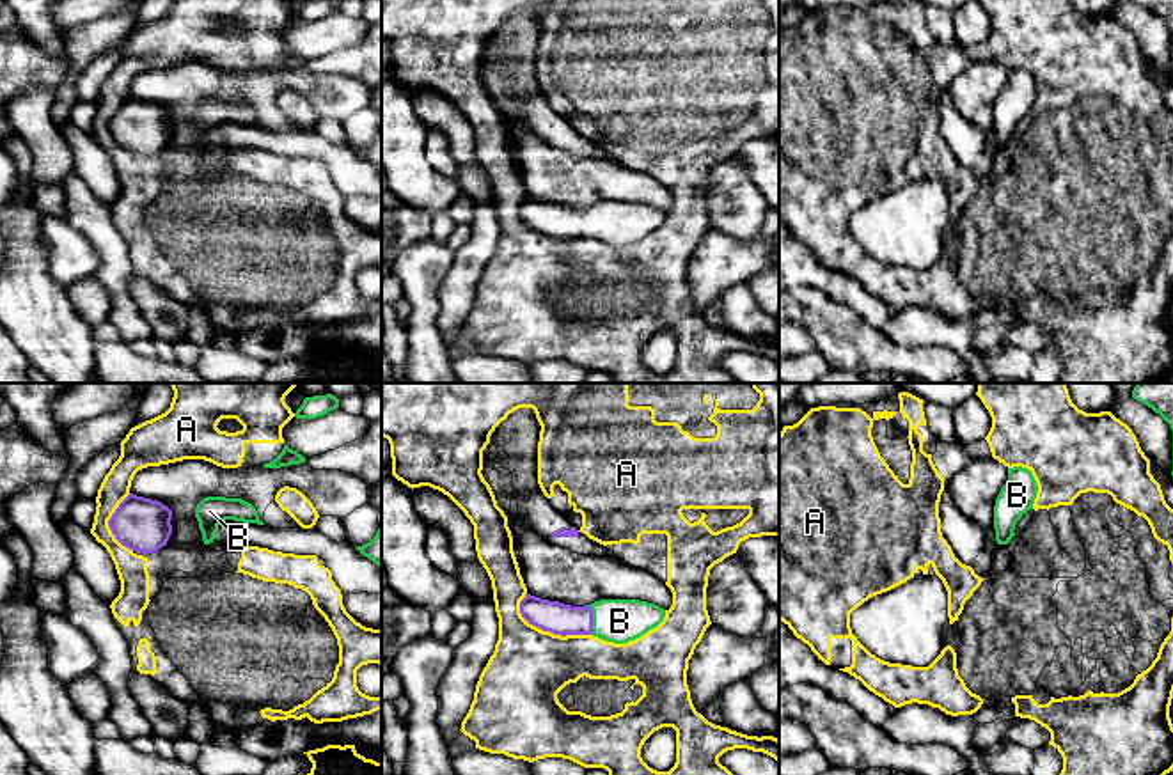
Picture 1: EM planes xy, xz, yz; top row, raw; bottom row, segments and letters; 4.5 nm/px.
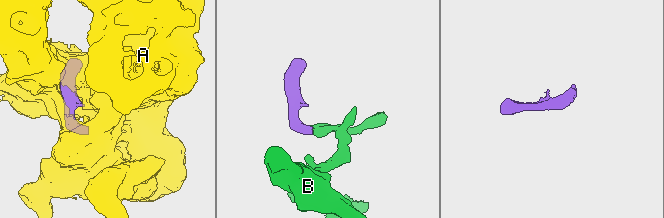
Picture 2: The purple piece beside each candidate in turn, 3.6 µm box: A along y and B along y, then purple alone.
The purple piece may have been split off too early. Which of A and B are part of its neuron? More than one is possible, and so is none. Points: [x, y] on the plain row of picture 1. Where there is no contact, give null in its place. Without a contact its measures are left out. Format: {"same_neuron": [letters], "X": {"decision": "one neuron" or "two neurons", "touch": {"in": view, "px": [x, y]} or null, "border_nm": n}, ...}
{"same_neuron": ["B"], "A": {"decision": "two neurons", "touch": {"in": "xz", "px": [549, 233]}, "border_nm": 360}, "B": {"decision": "one neuron", "touch": {"in": "xz", "px": [591, 222]}, "border_nm": 140}}

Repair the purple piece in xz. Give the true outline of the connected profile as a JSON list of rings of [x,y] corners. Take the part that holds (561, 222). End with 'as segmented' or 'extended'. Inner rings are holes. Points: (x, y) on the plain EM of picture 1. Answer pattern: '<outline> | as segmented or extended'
[[[531,197],[520,204],[522,220],[554,238],[593,238],[607,245],[626,247],[657,231],[665,213],[639,202],[600,202],[571,209]]] | extended

